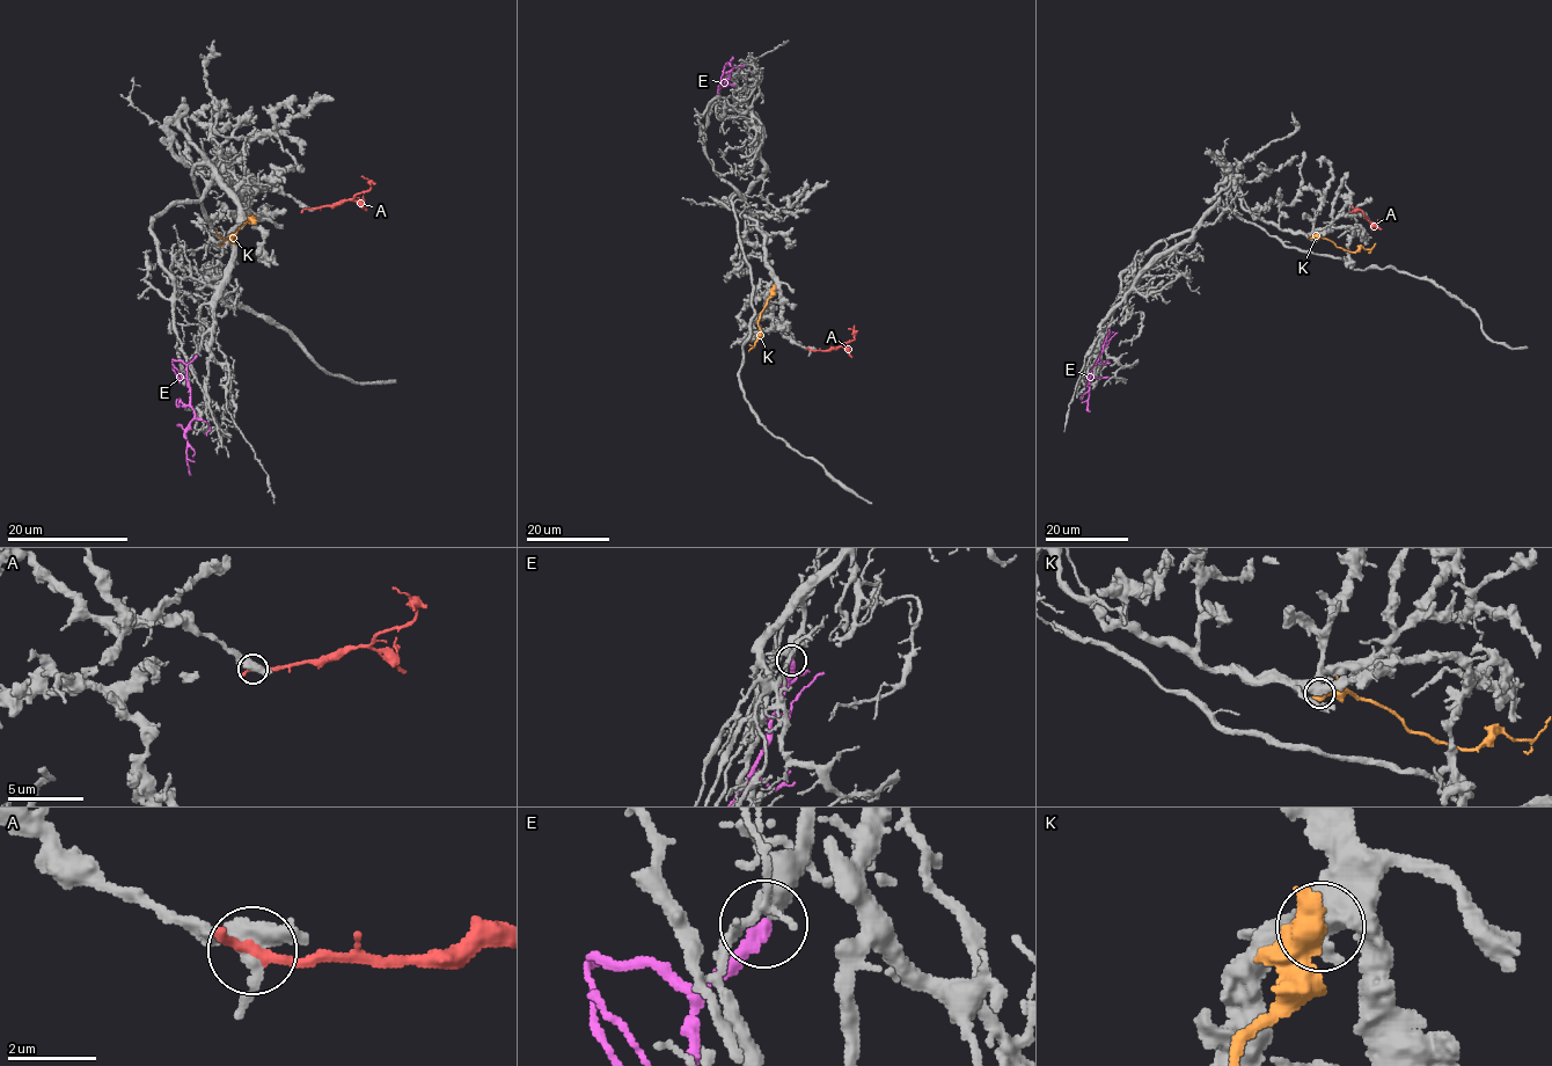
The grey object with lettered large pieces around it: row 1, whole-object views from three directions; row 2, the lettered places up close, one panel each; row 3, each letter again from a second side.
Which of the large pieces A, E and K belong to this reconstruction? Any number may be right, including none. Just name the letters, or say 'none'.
E

